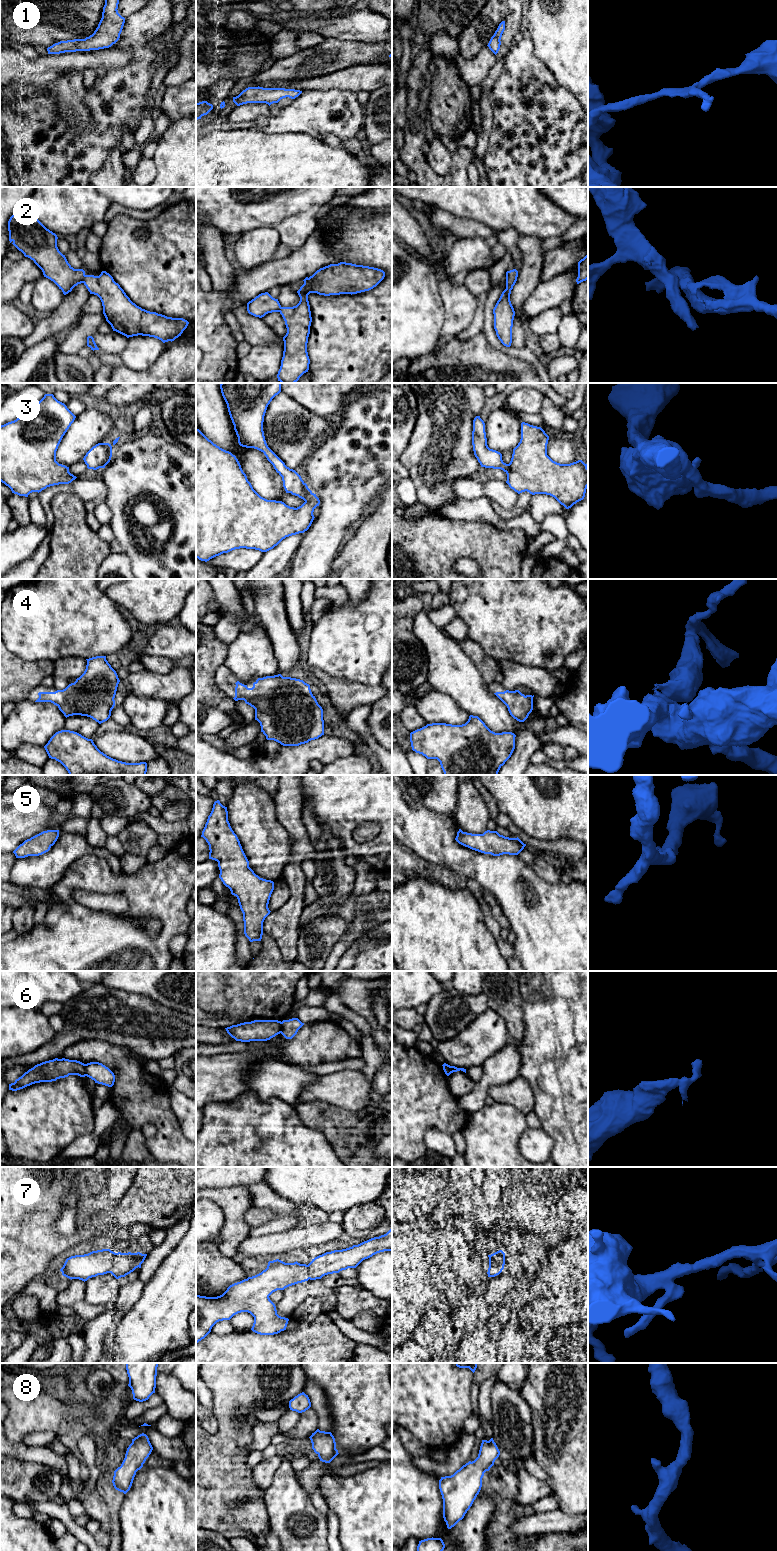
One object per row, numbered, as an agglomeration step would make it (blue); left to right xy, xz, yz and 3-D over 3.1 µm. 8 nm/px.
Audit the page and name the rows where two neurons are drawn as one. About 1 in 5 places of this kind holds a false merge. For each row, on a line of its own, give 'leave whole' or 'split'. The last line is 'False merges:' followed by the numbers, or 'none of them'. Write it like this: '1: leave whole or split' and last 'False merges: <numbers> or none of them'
1: leave whole
2: split
3: leave whole
4: leave whole
5: leave whole
6: split
7: leave whole
8: leave whole
False merges: 2, 6

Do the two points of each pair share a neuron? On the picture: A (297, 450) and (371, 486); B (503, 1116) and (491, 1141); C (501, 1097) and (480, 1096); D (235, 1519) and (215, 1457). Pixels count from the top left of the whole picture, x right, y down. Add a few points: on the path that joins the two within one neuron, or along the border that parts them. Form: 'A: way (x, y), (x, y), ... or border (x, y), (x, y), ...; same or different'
A: border (325, 438), (303, 464); different
B: way (503, 1122), (494, 1131), (493, 1135); same
C: border (508, 1082), (502, 1085), (492, 1085), (486, 1093); different
D: way (230, 1504), (215, 1489), (215, 1472); same

